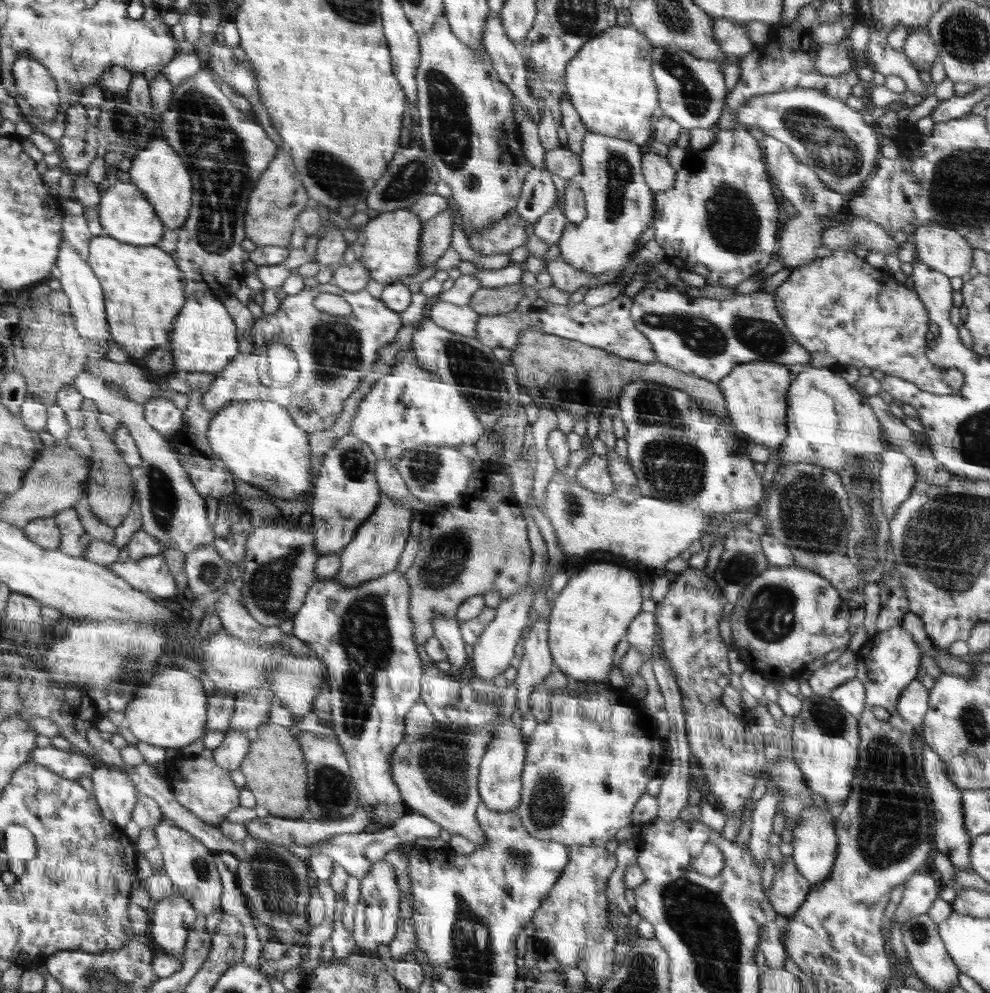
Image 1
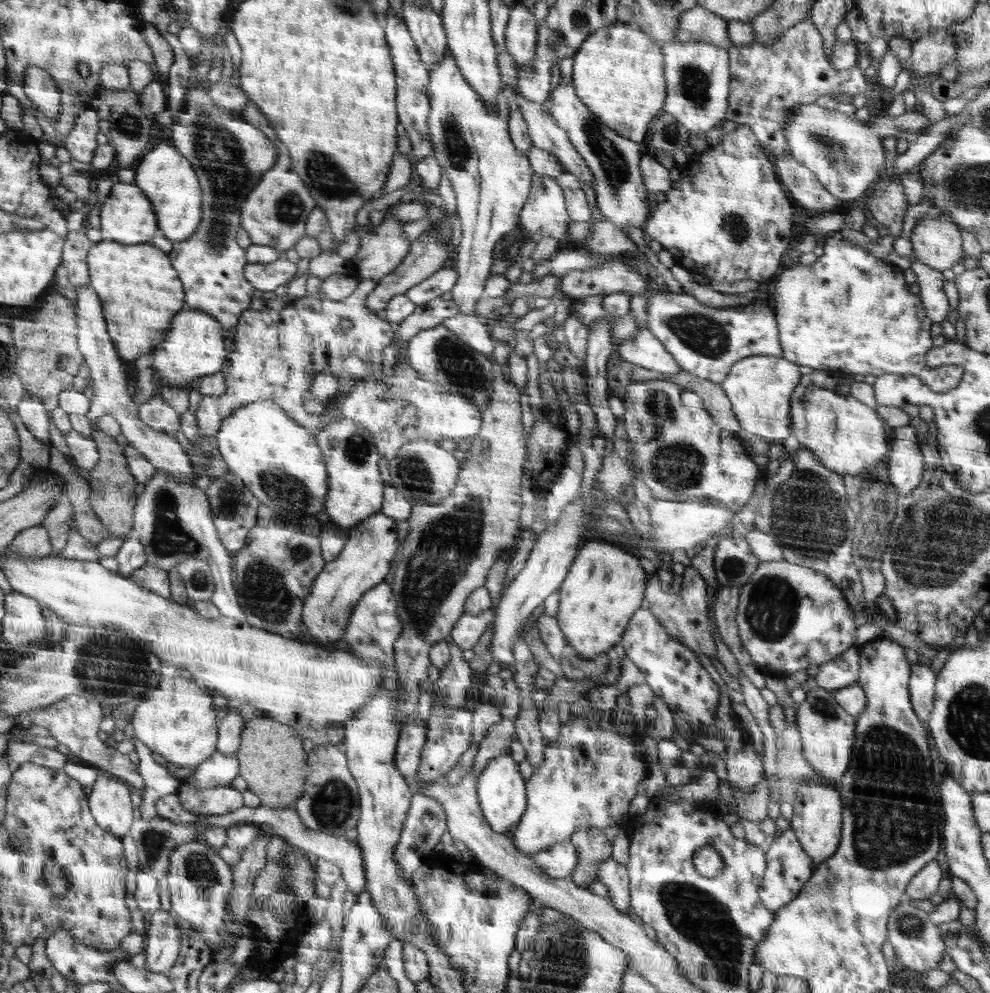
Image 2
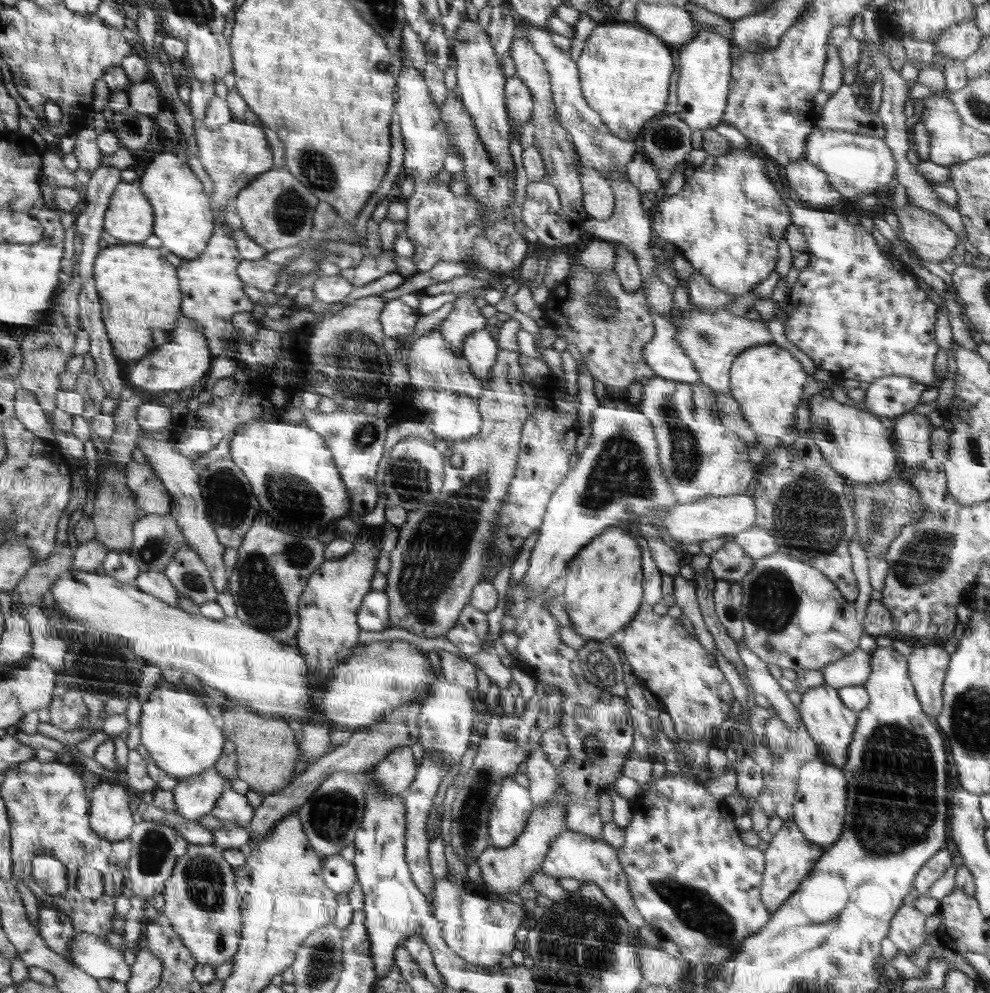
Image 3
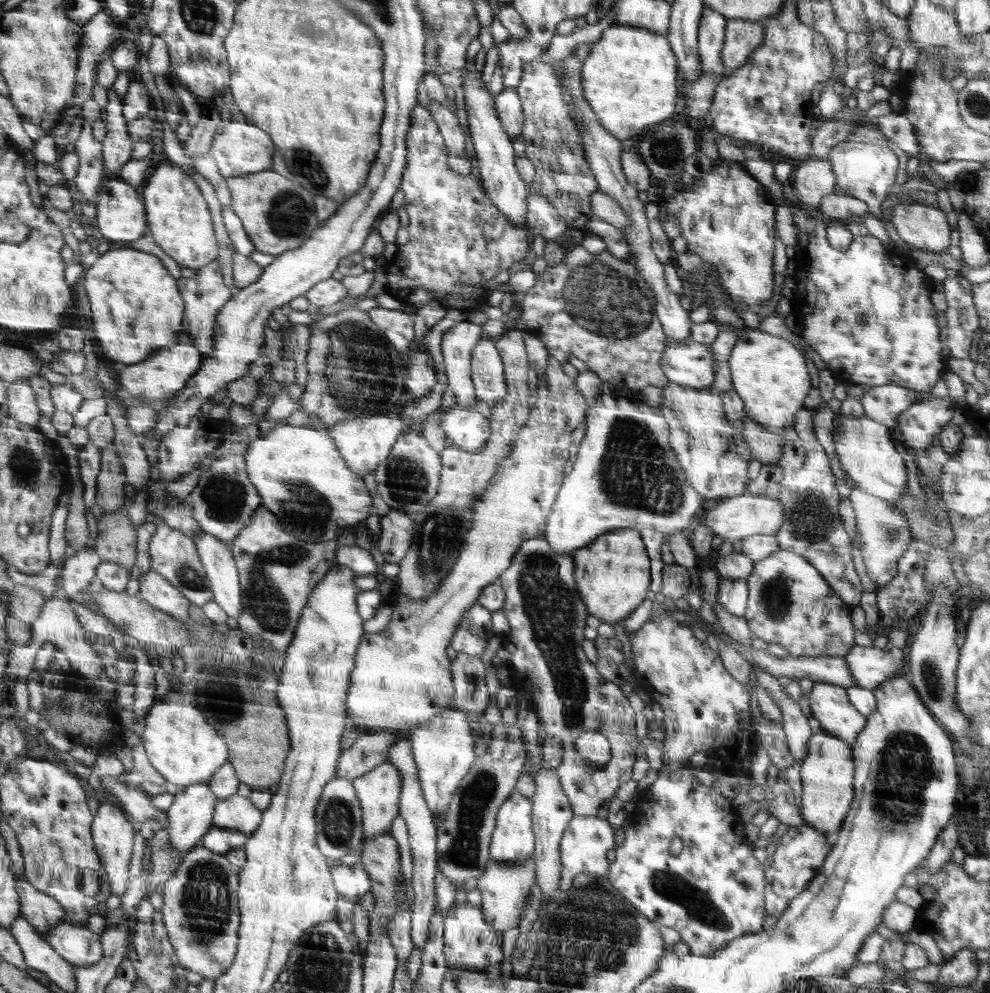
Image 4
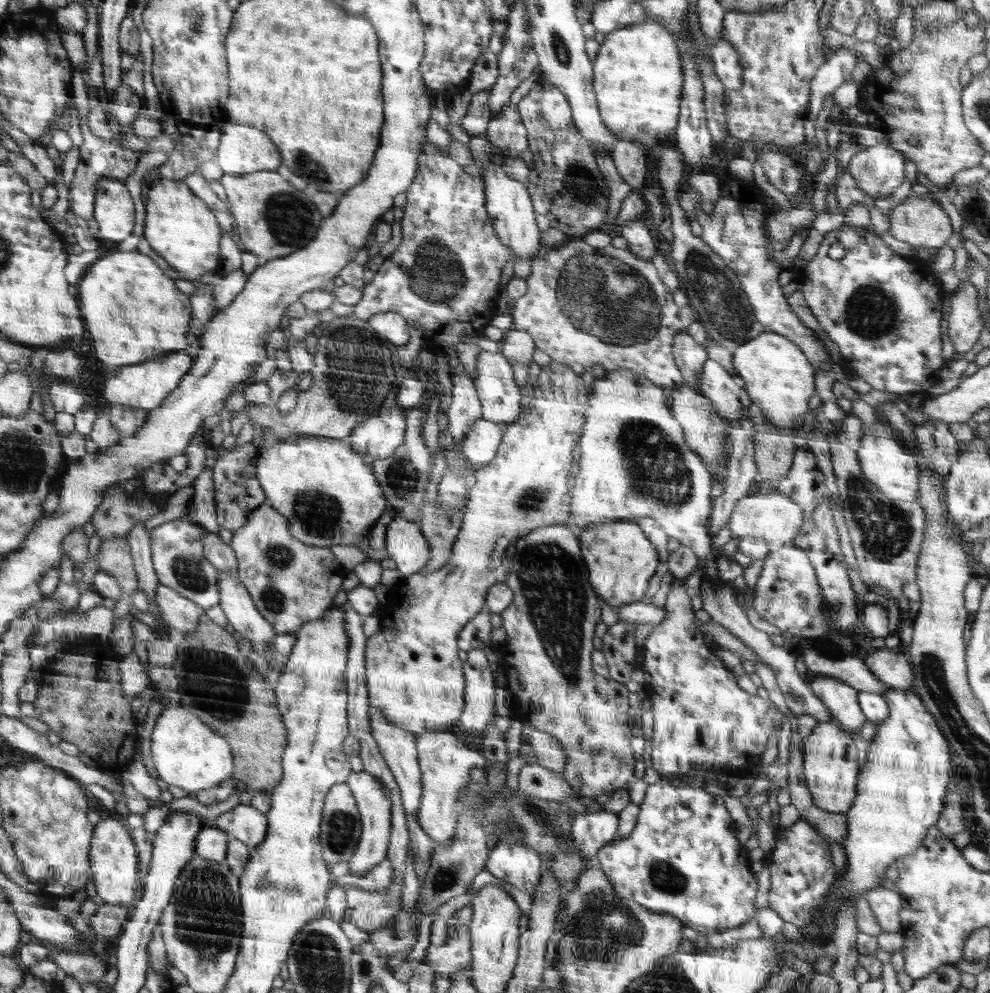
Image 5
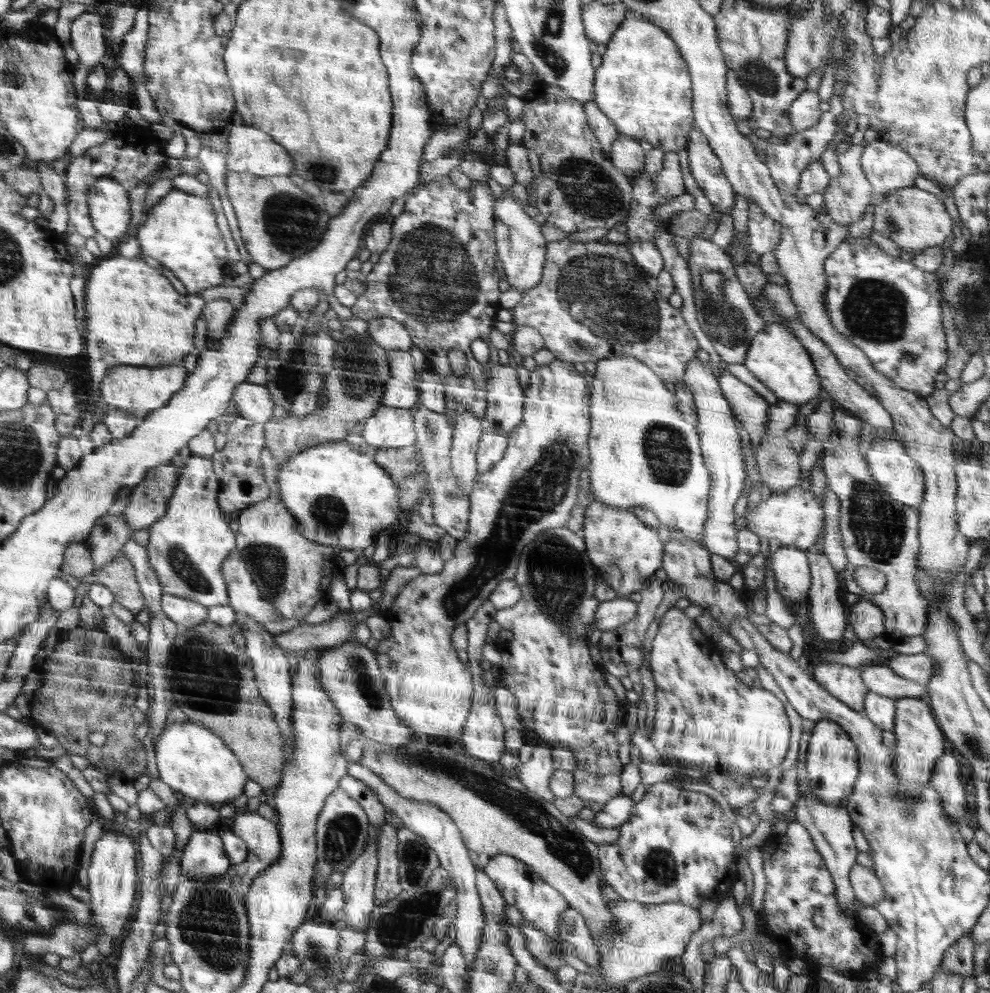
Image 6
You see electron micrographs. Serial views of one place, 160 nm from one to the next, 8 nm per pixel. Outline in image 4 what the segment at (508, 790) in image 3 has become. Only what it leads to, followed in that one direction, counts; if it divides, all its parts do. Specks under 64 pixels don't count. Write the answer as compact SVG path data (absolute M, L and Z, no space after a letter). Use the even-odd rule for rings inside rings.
M515 790L501 804L490 841L492 861L513 863L533 858L536 835L532 810L532 800Z

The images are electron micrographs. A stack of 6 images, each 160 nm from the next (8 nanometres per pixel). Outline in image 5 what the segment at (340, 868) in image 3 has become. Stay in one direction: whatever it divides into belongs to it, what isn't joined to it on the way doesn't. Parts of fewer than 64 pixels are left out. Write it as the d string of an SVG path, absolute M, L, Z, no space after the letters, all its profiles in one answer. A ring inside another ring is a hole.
M388 859L379 862L372 870L365 875L356 876L346 874L336 878L336 884L340 887L345 885L359 888L366 891L379 891L388 889L394 882L394 866Z

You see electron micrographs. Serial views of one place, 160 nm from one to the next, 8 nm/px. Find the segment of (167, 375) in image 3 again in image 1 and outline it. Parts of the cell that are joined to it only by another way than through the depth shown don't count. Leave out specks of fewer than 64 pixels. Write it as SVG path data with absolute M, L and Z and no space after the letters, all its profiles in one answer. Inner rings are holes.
M196 293L188 297L189 300L178 314L173 333L170 335L169 343L173 352L174 371L221 372L238 354L234 319L216 295Z

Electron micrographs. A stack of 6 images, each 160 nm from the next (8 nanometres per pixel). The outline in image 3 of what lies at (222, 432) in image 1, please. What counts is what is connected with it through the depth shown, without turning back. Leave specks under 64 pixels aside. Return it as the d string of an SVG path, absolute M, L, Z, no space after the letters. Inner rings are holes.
M254 417L235 431L229 448L228 455L248 479L253 494L261 506L261 512L264 512L269 520L278 522L278 528L286 530L286 534L294 535L296 532L300 532L300 530L304 532L304 528L308 528L308 522L302 524L302 520L300 520L302 516L312 520L314 528L320 530L322 522L330 524L332 520L336 520L348 512L348 488L340 478L332 453L328 450L322 435L305 422L285 422L279 418L272 422L259 421Z

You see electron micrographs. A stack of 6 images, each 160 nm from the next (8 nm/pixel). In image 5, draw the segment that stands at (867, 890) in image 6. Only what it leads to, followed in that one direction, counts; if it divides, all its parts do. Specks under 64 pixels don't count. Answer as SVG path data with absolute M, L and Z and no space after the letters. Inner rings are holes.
M880 886L869 890L865 894L865 899L884 931L896 932L900 930L899 910L902 908L902 901L897 892Z

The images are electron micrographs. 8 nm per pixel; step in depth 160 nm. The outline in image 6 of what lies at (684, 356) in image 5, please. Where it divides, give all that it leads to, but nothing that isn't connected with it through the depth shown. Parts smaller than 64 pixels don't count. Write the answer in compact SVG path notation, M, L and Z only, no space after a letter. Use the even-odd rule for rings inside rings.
M696 357L690 362L684 376L684 383L693 393L697 409L696 429L701 433L702 454L706 468L712 477L712 493L709 498L708 521L704 527L704 547L713 555L730 560L740 570L736 555L738 550L737 534L740 523L735 518L735 505L745 488L745 462L743 448L740 446L738 422L727 398L722 394L718 381L712 373L710 361L701 362Z

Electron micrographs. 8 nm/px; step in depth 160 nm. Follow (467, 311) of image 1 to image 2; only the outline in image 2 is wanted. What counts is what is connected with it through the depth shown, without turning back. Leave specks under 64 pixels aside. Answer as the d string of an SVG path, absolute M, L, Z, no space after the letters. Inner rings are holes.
M455 314L452 318L446 318L441 322L449 328L460 340L463 340L474 350L492 358L496 341L488 333L488 328L478 321L477 315Z

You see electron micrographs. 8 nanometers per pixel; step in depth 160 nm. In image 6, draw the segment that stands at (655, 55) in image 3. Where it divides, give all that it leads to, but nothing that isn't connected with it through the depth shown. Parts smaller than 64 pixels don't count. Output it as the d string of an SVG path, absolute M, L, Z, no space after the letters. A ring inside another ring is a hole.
M629 11L620 29L613 35L612 41L606 44L606 52L601 59L593 101L613 122L616 130L629 138L644 140L654 148L660 148L664 153L684 153L689 148L691 134L696 124L693 118L692 76L689 74L688 63L672 36L635 11Z

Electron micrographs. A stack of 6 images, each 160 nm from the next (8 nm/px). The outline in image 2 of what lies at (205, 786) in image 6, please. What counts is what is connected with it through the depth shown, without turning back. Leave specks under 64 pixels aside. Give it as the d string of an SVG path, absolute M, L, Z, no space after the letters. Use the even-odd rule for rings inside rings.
M188 675L162 678L160 684L140 698L134 711L131 723L135 738L178 768L198 768L213 756L217 747L214 705L204 688L188 680Z

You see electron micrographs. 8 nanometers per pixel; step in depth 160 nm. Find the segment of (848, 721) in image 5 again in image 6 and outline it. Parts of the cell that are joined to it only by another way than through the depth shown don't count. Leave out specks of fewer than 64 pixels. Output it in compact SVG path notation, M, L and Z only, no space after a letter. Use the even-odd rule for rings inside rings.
M818 664L810 671L815 681L840 702L864 711L864 699L869 690L861 679L860 667L842 664Z

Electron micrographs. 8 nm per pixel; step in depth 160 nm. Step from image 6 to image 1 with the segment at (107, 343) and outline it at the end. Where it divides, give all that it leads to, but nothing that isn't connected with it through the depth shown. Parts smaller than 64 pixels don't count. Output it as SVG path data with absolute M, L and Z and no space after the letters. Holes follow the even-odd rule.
M102 234L90 239L89 255L86 259L104 288L108 330L119 348L122 348L131 358L142 358L148 356L157 347L167 344L166 334L174 328L174 318L178 316L178 312L181 312L180 308L184 308L184 300L186 300L184 273L176 260L170 258L170 254L166 254L156 245L132 246Z

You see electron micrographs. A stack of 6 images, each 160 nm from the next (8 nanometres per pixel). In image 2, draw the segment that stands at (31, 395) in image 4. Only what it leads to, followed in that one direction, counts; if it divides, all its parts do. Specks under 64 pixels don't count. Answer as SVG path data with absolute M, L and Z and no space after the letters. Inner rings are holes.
M25 394L16 409L26 428L36 438L51 445L50 434L48 434L50 420L48 420L48 414L46 414L41 399Z

